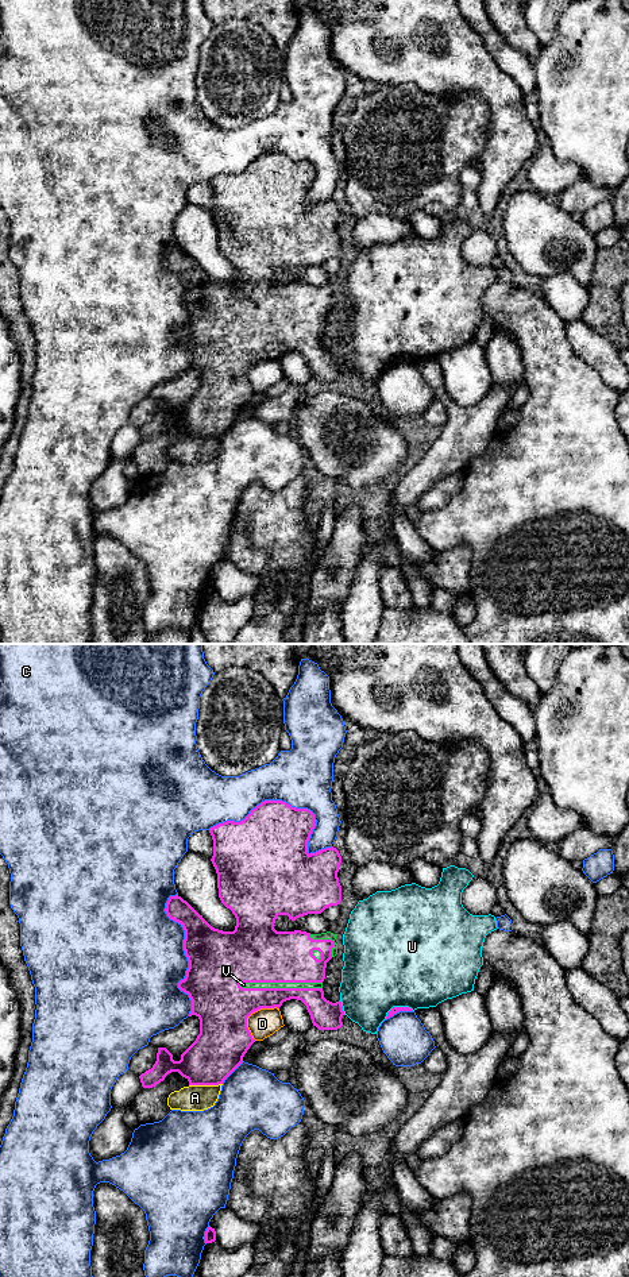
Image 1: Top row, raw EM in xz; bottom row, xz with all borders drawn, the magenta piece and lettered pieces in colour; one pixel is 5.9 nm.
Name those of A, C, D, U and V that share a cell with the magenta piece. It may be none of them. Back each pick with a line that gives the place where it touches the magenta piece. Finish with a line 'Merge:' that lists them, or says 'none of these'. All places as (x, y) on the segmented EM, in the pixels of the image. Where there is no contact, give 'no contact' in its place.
V: contact xz (281, 988)
Merge: V

